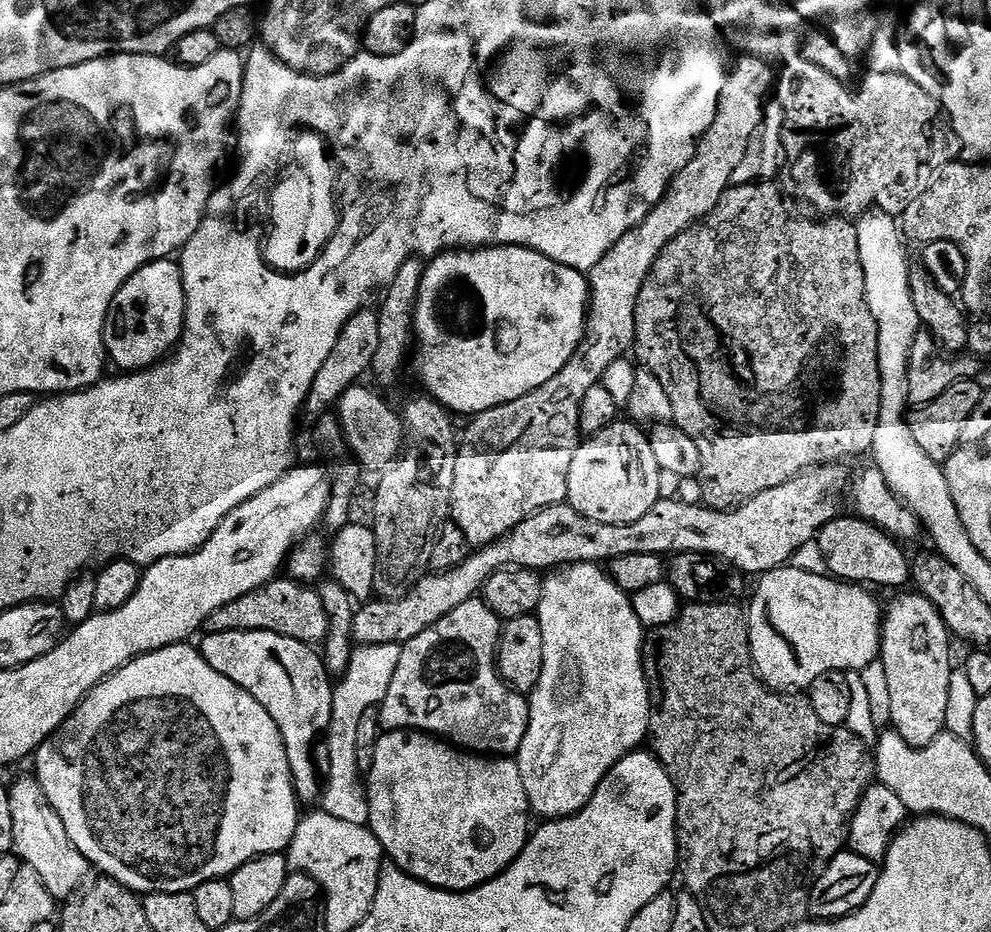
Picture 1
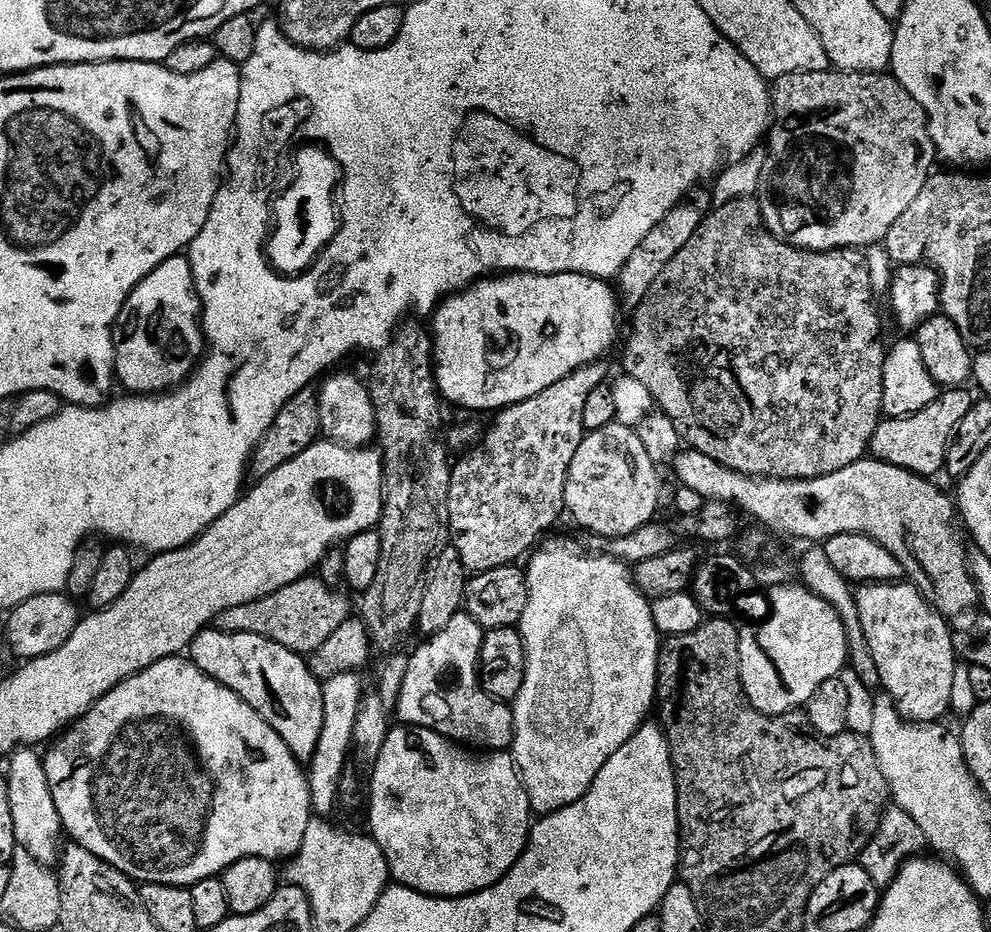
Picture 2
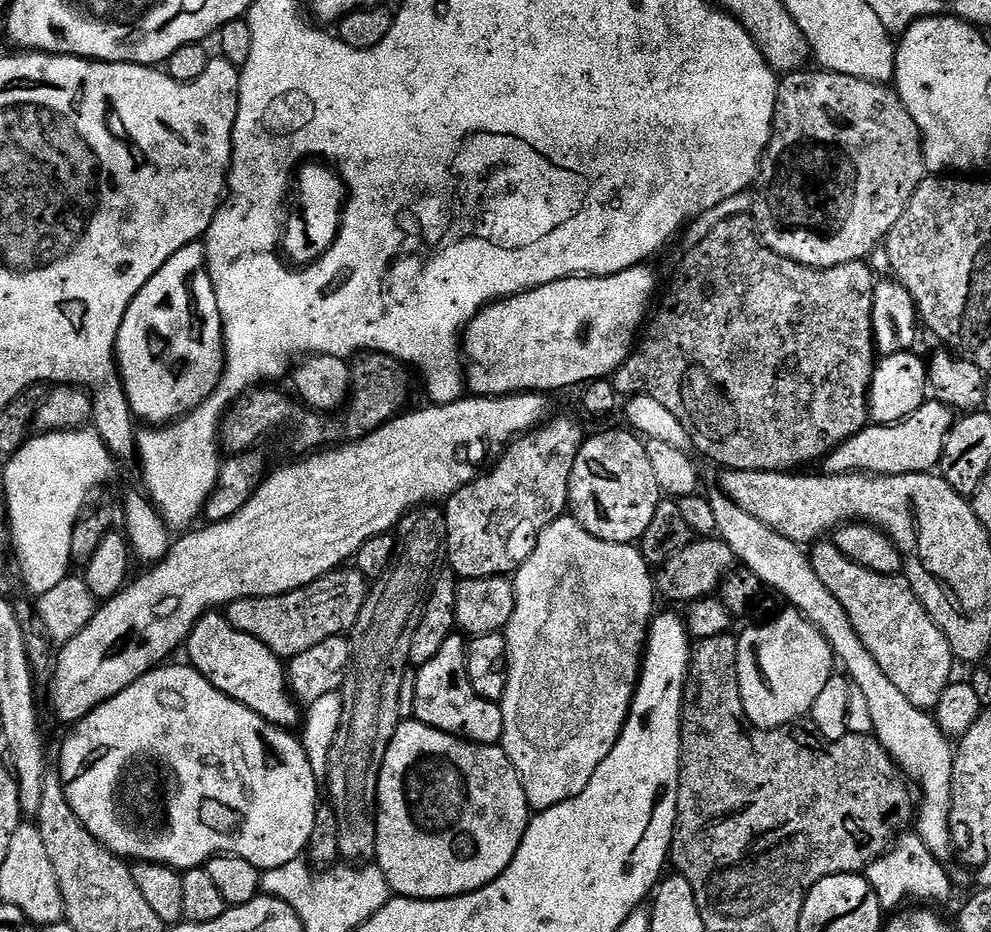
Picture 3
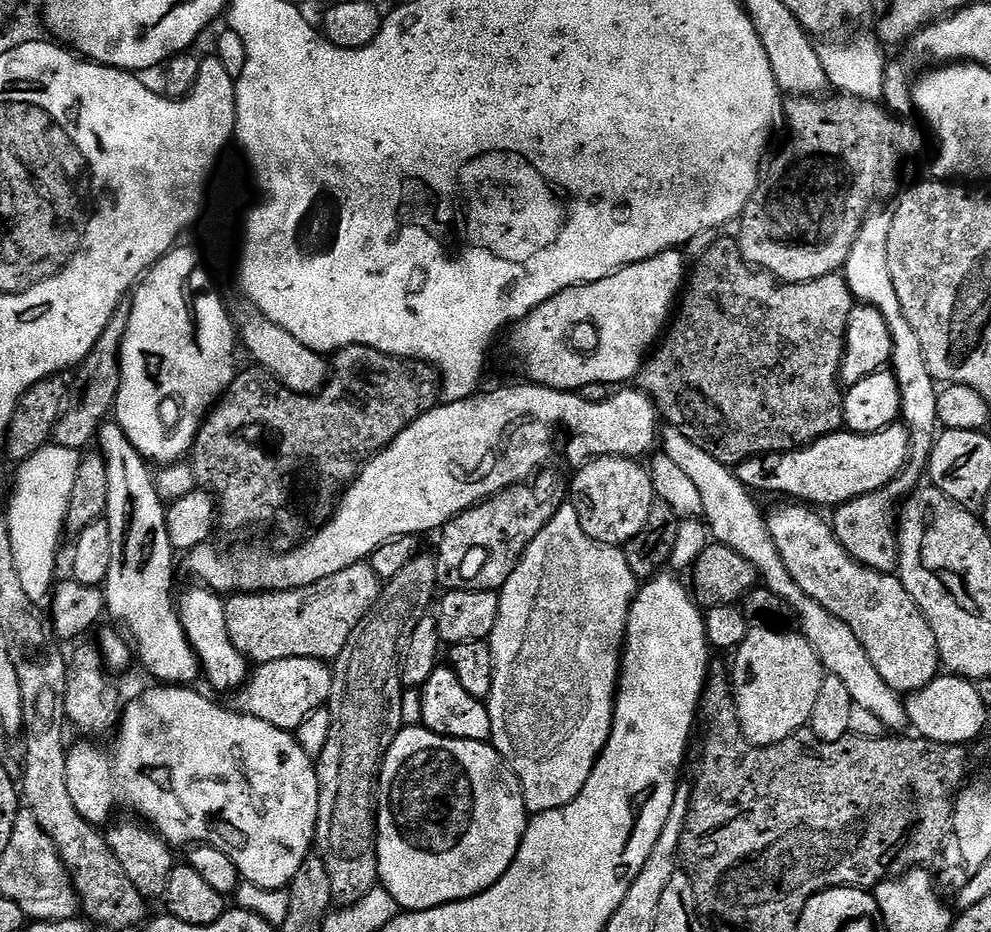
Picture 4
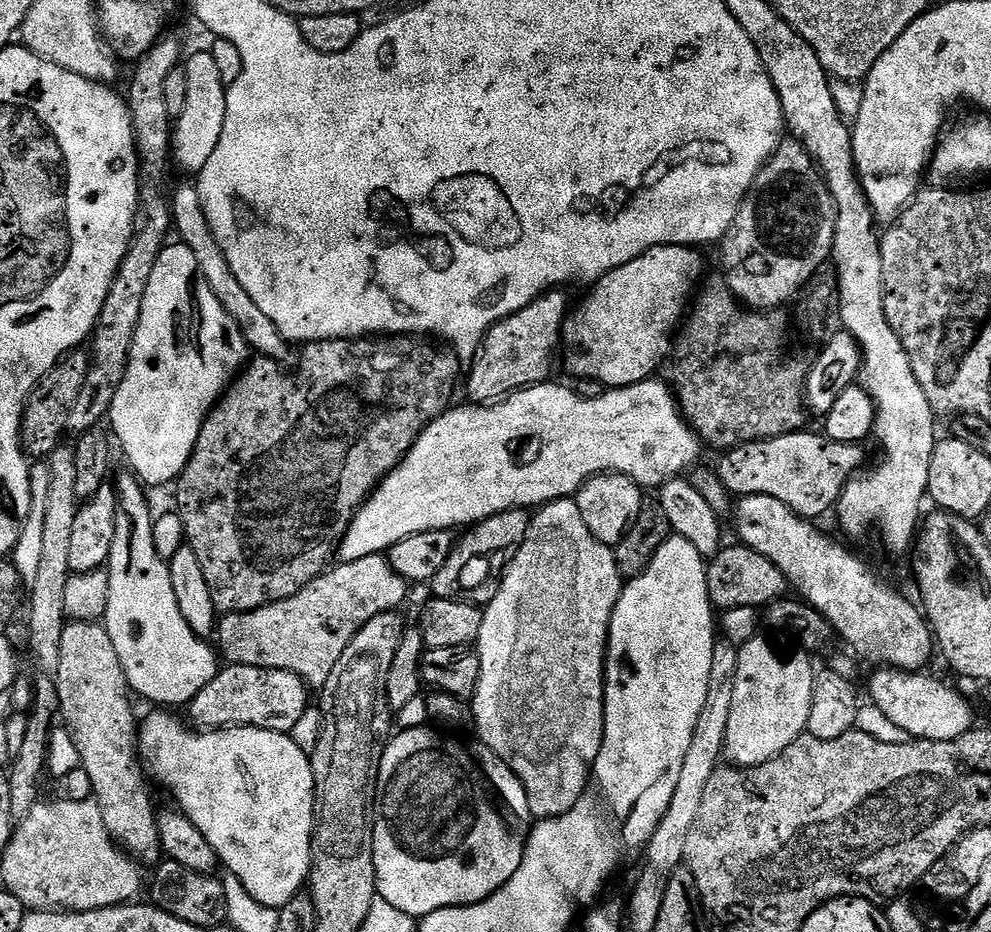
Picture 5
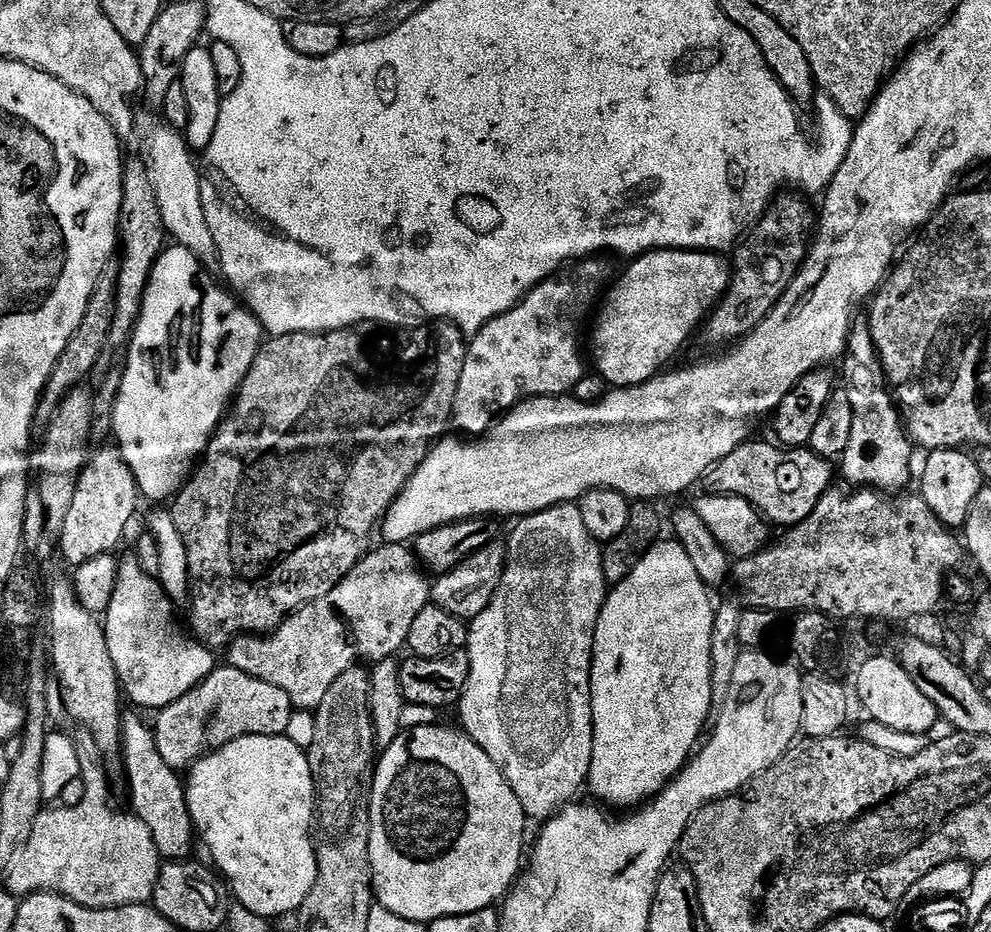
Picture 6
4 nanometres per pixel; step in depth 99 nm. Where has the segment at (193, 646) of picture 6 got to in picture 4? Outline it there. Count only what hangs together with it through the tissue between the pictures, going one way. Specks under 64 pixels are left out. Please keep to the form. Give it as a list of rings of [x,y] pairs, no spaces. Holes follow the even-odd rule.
[[[112,422],[107,425],[106,436],[108,432],[108,452],[104,456],[106,462],[106,478],[110,485],[110,498],[108,499],[108,511],[106,519],[110,526],[110,574],[106,576],[102,585],[104,594],[104,602],[106,605],[107,615],[113,616],[120,624],[125,624],[128,627],[127,635],[134,641],[134,652],[138,657],[138,664],[141,664],[150,675],[153,676],[153,681],[159,682],[164,686],[192,686],[197,682],[198,677],[201,675],[202,669],[200,667],[200,659],[196,656],[196,652],[190,646],[190,642],[184,633],[184,627],[178,615],[177,605],[174,603],[174,596],[172,600],[172,556],[174,557],[174,549],[170,542],[170,534],[168,533],[168,517],[166,515],[166,504],[162,499],[157,481],[154,479],[153,469],[150,467],[149,461],[145,460],[144,455],[138,451],[135,446],[130,442],[130,438],[126,438],[126,434],[120,429],[120,425]]]

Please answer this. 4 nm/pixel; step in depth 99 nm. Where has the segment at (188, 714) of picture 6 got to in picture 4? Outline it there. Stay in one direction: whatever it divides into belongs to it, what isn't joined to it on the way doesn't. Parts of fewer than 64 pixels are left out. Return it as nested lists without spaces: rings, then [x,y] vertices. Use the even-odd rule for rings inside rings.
[[[282,658],[278,662],[266,662],[253,667],[244,685],[235,693],[235,707],[245,716],[253,716],[262,722],[270,722],[270,726],[278,726],[278,730],[295,733],[296,729],[310,718],[317,710],[325,707],[332,689],[332,668],[323,660],[314,658]]]

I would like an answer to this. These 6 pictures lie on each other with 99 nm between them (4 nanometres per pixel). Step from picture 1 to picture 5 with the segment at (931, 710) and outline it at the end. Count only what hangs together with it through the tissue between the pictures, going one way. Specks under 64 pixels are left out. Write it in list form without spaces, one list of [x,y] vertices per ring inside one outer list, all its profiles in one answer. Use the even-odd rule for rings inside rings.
[[[742,496],[735,501],[736,532],[739,543],[745,548],[770,558],[778,570],[788,580],[793,589],[797,588],[799,599],[806,602],[814,611],[824,616],[837,637],[844,639],[857,657],[869,660],[872,666],[883,666],[898,671],[919,673],[927,669],[928,659],[934,656],[934,637],[931,627],[921,609],[916,608],[904,596],[899,596],[888,584],[883,584],[858,557],[824,532],[815,528],[811,519],[790,510],[778,498],[769,496]]]

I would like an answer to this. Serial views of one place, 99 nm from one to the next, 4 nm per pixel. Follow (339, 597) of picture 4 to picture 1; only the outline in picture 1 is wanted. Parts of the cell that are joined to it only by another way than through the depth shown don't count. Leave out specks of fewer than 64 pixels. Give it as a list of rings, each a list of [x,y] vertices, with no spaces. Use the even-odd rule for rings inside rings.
[[[277,578],[258,590],[250,590],[250,594],[242,594],[242,598],[234,598],[234,602],[226,602],[222,610],[214,610],[206,628],[208,632],[273,632],[320,646],[327,638],[328,616],[315,587],[291,578]]]

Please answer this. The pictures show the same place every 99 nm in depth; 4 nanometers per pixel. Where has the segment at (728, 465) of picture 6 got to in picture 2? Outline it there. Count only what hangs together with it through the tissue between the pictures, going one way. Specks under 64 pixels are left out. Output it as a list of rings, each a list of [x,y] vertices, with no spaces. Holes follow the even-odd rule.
[[[964,386],[949,388],[941,391],[936,400],[926,406],[926,410],[918,410],[918,414],[881,419],[880,425],[874,430],[871,455],[919,476],[936,478],[939,472],[945,471],[948,448],[956,437],[958,426],[962,426],[962,418],[966,418],[966,414],[970,414],[972,409],[974,396],[968,390]]]

